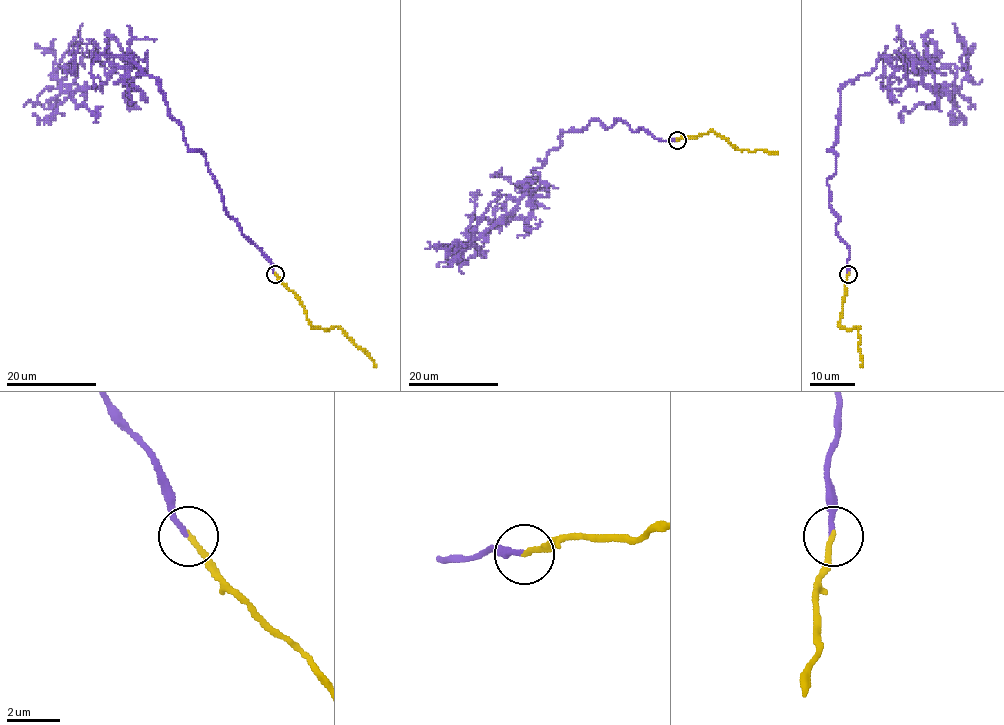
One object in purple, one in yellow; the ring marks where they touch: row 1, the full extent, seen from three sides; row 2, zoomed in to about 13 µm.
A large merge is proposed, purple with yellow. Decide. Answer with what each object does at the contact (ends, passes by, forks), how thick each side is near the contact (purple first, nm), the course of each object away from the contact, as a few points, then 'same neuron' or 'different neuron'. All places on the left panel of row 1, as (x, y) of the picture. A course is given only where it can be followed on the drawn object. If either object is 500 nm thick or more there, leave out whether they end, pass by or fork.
purple ends; yellow ends; calibres 170 and 200 nm; course purple (276, 274), (223, 207), (159, 80), (131, 56), (103, 83), (69, 91), (79, 44); course yellow (276, 274), (299, 300), (310, 326), (341, 328), (377, 367); same neuron

